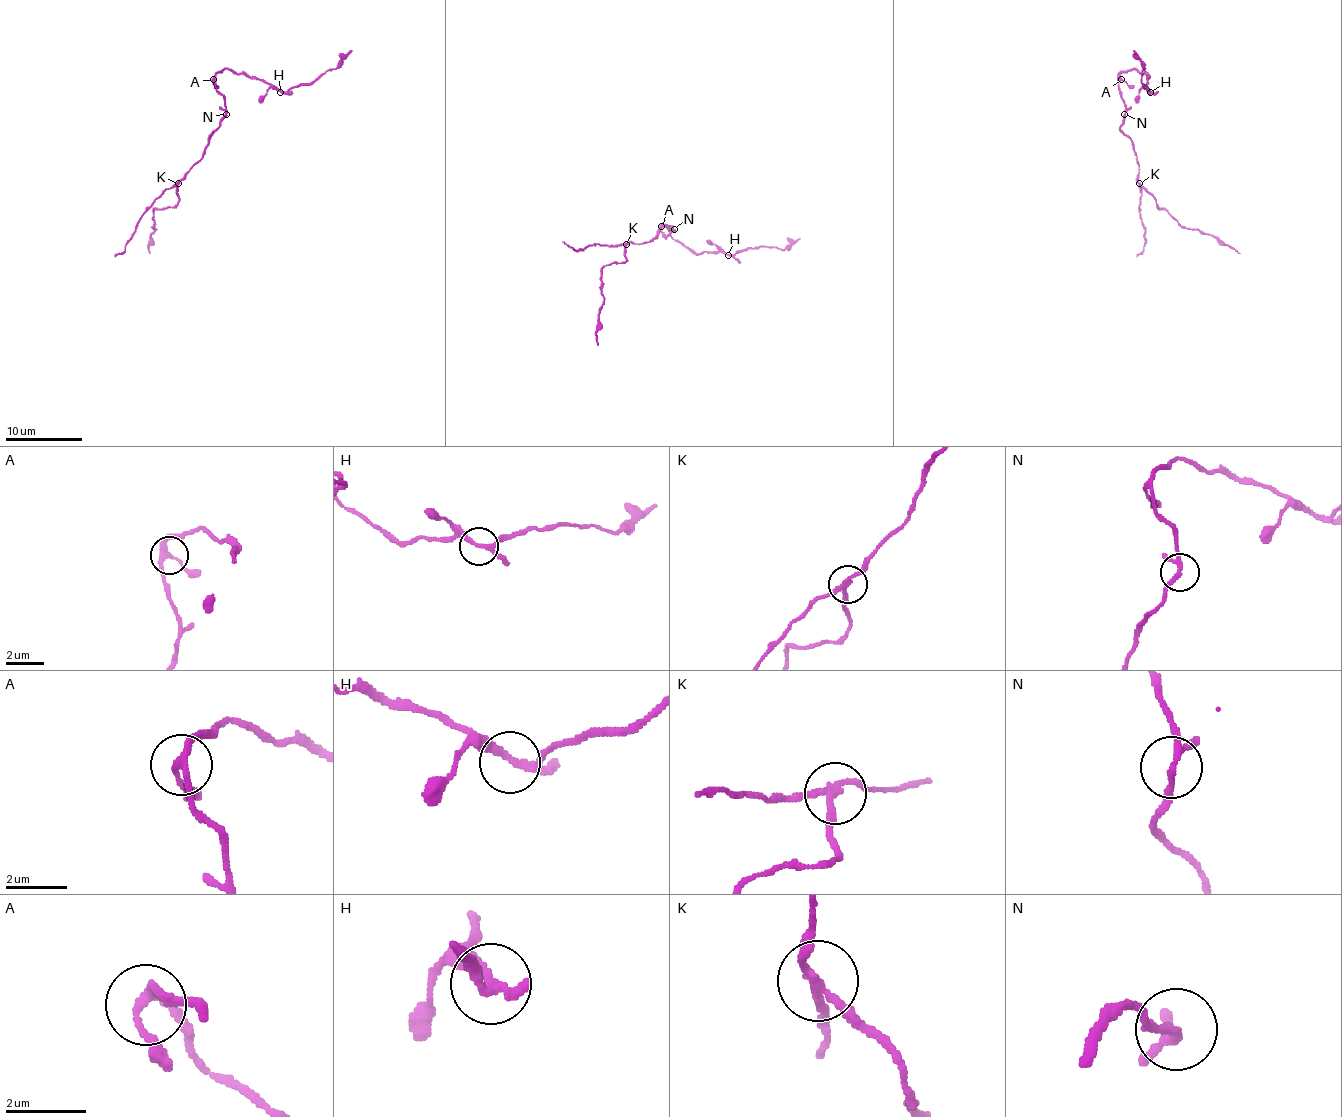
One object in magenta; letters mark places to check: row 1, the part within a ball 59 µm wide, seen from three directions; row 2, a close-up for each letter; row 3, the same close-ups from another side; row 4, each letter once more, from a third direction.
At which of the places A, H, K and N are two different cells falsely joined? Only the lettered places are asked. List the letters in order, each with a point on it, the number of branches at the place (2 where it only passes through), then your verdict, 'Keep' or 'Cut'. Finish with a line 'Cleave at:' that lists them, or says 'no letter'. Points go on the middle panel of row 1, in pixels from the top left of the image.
A: Place: (661, 226). Branches: 3. Keep
H: Place: (728, 255). Branches: 3. Keep
K: Place: (626, 244). Branches: 3. Cut
N: Place: (674, 229). Branches: 3. Keep
Cleave at: K

